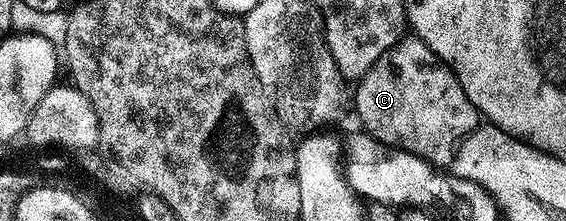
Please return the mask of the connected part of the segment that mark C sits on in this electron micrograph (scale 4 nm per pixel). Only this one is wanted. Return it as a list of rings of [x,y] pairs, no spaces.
[[[414,35],[400,37],[393,47],[389,47],[389,51],[385,51],[385,55],[381,55],[381,59],[377,59],[377,63],[373,63],[373,67],[369,67],[367,74],[354,89],[355,113],[363,120],[362,128],[381,143],[415,153],[432,167],[450,166],[455,157],[456,143],[481,124],[479,110],[473,107],[469,95],[465,95],[451,66],[446,65],[433,51],[429,51],[427,44]]]

